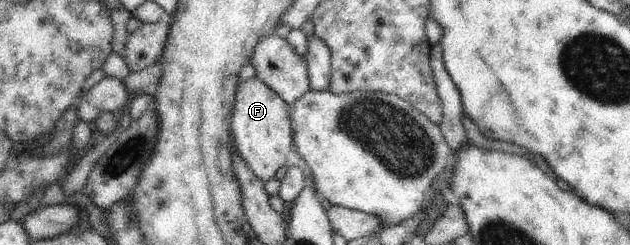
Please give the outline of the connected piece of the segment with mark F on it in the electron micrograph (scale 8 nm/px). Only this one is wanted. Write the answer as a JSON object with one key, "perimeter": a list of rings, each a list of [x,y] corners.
{"perimeter":[[[251,78],[238,86],[232,115],[232,143],[245,165],[266,182],[286,166],[287,155],[294,146],[290,123],[290,107],[264,81]]]}

